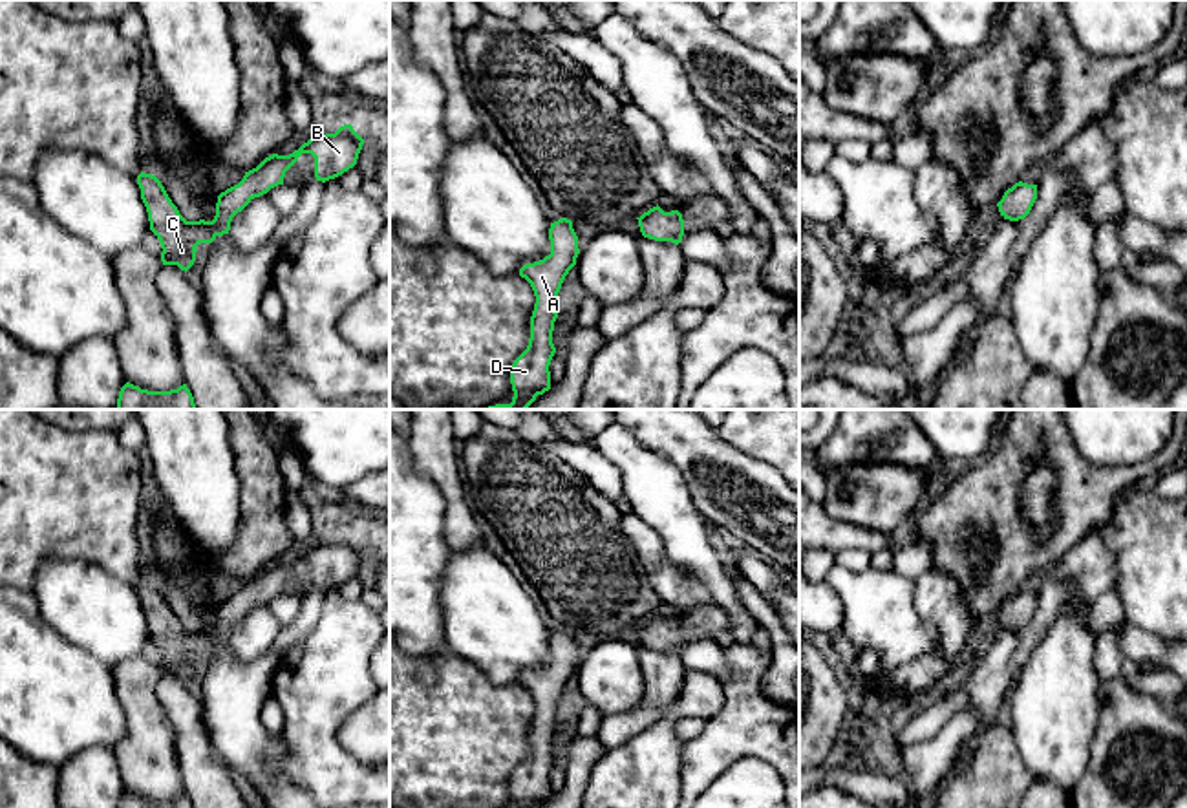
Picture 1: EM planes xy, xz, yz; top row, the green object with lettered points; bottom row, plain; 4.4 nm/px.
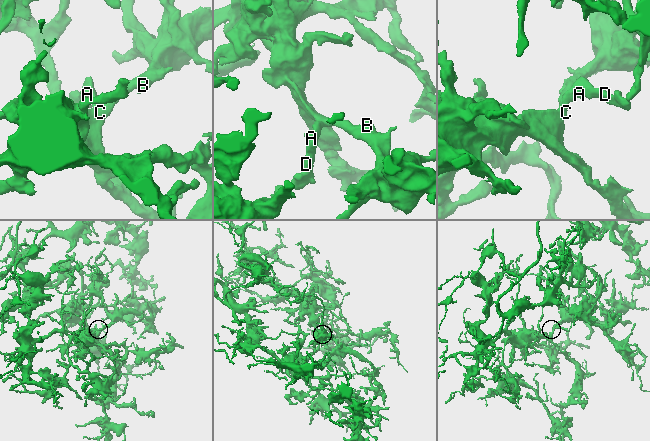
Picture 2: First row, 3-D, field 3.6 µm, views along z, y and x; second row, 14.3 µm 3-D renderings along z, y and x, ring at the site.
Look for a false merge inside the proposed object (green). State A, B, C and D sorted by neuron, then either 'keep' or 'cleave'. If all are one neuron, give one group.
A B C D | keep

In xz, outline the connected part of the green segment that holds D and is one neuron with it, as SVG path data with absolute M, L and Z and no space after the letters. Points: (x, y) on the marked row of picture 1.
M561 218L549 229L551 254L540 261L527 263L519 269L536 296L530 316L530 338L527 349L510 367L512 402L496 404L485 409L527 409L538 395L551 389L551 360L556 353L552 344L556 298L569 271L576 265L580 254L578 236L572 221Z

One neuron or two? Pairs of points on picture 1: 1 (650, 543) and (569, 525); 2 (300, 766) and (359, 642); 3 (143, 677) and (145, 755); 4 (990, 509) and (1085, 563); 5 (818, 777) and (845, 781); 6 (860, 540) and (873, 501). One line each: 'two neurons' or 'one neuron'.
1: two neurons
2: one neuron
3: one neuron
4: two neurons
5: two neurons
6: two neurons

